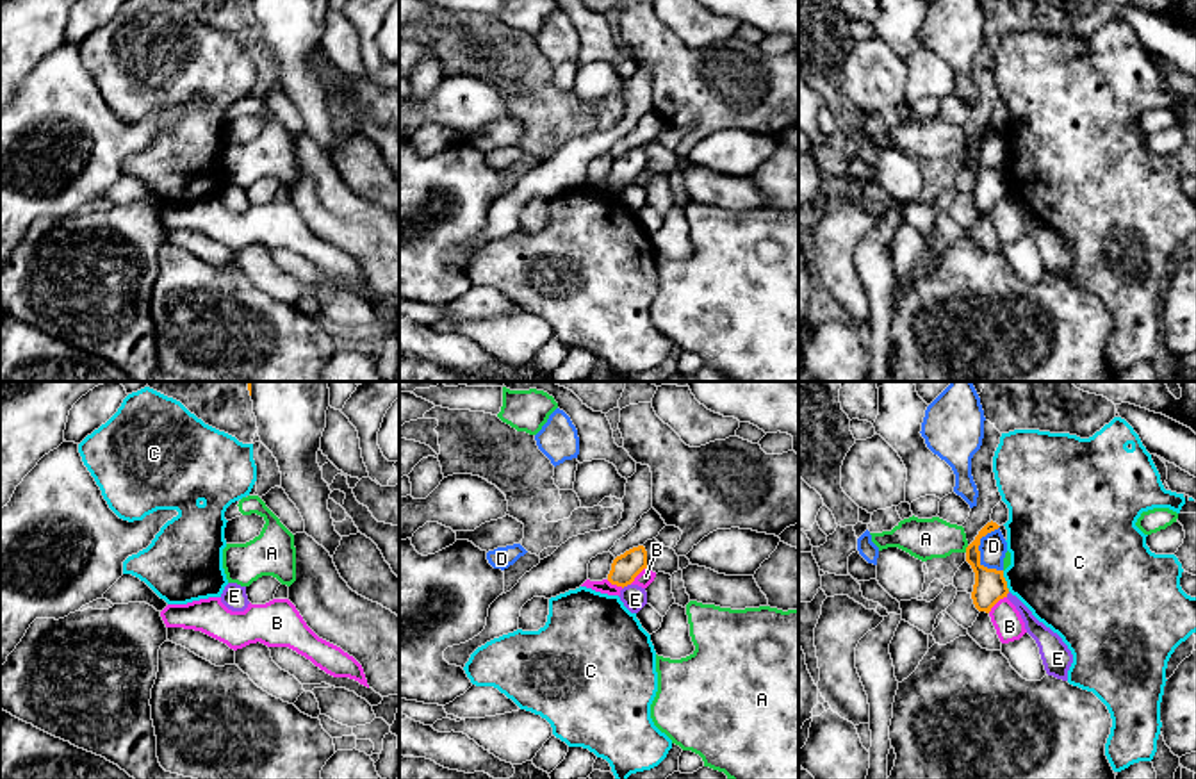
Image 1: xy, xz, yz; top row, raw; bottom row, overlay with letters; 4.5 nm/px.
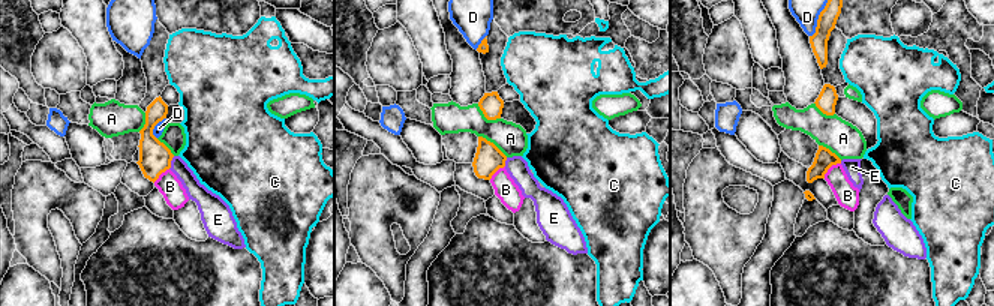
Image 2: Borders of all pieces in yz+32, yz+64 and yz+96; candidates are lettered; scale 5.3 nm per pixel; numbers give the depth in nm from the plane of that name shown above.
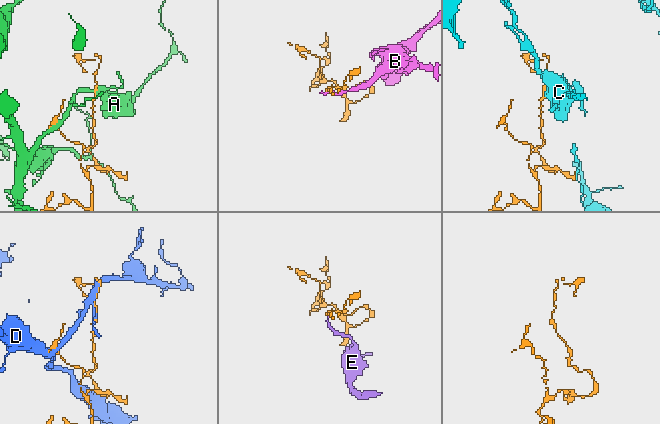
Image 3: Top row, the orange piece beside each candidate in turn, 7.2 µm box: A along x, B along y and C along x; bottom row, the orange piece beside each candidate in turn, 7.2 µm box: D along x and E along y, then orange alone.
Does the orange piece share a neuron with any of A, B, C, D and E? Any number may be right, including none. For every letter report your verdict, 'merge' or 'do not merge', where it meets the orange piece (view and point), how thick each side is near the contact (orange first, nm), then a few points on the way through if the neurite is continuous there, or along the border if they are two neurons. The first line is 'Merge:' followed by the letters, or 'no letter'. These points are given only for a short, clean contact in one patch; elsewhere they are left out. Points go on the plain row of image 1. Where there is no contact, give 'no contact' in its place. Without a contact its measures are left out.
Merge: no letter
A: do not merge; contact yz (966, 150); calibres 150 and 190 nm
B: do not merge; contact yz (997, 202); calibres 150 and 130 nm; border yz (1006, 196), (988, 213)
C: do not merge; contact yz (1006, 182); calibres 150 and 460 nm; border yz (1002, 172), (1009, 191)
D: do not merge; contact yz (979, 154); calibres 150 and 120 nm
E: do not merge; contact xz (626, 186); calibres 120 and 110 nm; border xz (630, 184), (622, 189)

